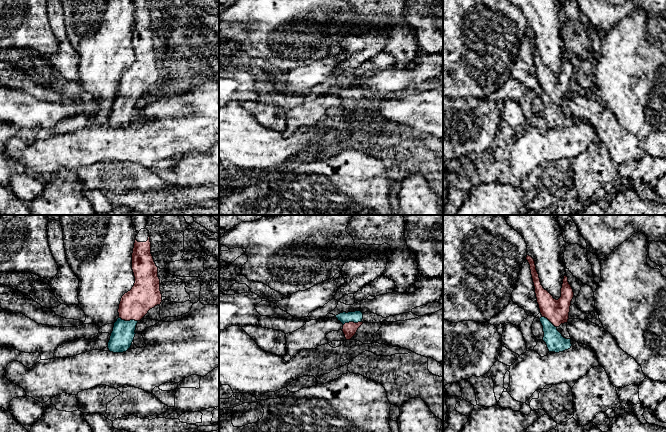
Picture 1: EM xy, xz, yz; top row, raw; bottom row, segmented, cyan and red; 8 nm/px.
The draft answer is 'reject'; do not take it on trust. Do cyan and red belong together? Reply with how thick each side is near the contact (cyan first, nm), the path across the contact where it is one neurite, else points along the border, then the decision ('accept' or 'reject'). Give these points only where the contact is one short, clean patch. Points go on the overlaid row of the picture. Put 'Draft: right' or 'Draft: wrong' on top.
Draft: wrong
190/240 nm | across xy (122, 336), (128, 321), (130, 311), (134, 305) | accept

